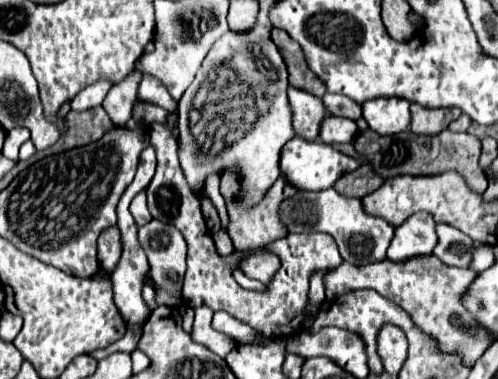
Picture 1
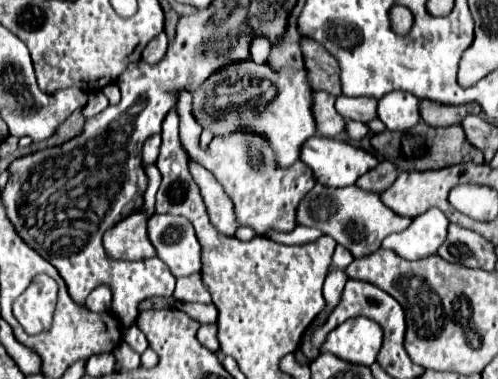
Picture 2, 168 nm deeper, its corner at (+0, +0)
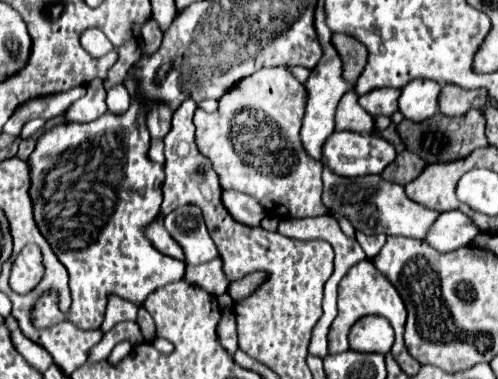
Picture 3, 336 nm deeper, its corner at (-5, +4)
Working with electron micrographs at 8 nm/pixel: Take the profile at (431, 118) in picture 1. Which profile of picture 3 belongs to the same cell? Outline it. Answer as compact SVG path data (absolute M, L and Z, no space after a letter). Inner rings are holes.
M446 84L442 86L440 94L440 112L448 116L460 116L472 108L472 100L476 96L478 96L476 90L466 90L456 84Z

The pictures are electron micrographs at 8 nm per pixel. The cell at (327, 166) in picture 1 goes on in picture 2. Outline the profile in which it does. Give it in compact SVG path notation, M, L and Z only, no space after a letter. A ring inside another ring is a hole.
M313 136L309 138L303 146L301 146L301 152L299 152L299 160L311 168L313 172L313 178L327 186L327 188L343 188L343 186L349 186L349 184L355 184L355 180L369 172L371 168L377 166L377 158L361 148L355 148L347 142L341 142L341 140L335 140L335 138L323 138L323 136Z

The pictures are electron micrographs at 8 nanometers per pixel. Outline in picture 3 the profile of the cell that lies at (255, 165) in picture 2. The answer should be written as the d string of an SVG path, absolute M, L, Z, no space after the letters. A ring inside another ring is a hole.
M288 66L266 68L254 72L252 76L242 78L236 82L220 100L214 112L196 110L194 124L196 124L196 144L200 152L208 156L220 176L220 184L224 190L240 190L244 194L254 196L268 216L278 218L308 218L308 216L324 216L328 208L322 202L322 162L310 158L300 144L300 128L304 118L306 106L306 90L300 84Z

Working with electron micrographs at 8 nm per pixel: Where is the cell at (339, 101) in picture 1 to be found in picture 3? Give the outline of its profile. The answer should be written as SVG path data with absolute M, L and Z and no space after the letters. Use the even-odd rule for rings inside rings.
M378 88L368 96L360 96L360 104L372 116L392 116L398 110L400 90L396 88Z

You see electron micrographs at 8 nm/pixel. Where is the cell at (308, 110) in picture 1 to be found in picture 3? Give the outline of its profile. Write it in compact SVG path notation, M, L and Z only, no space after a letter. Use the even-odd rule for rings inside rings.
M354 90L340 100L340 108L336 110L336 130L374 132L374 116L358 104L358 94Z

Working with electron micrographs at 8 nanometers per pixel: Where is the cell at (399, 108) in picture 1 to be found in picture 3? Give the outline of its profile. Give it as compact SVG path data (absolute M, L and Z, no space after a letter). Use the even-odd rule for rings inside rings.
M412 80L402 88L402 96L398 100L400 112L408 120L426 120L438 112L438 96L442 86L434 80Z

